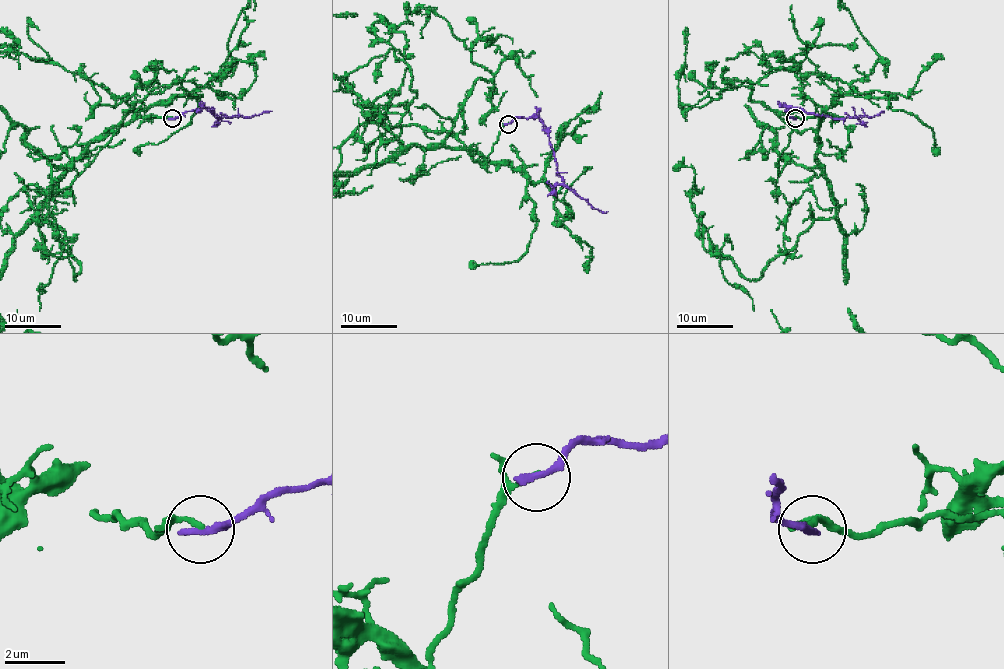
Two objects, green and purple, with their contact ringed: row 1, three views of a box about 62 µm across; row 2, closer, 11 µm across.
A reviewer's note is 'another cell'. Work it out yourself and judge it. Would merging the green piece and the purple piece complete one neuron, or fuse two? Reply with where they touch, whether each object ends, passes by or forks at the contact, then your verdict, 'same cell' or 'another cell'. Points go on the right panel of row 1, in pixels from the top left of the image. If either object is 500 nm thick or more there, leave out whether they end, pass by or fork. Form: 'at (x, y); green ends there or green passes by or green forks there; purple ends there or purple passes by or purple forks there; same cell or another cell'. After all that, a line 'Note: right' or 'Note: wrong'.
at (795, 118); green ends there; purple ends there; another cell
Note: right

